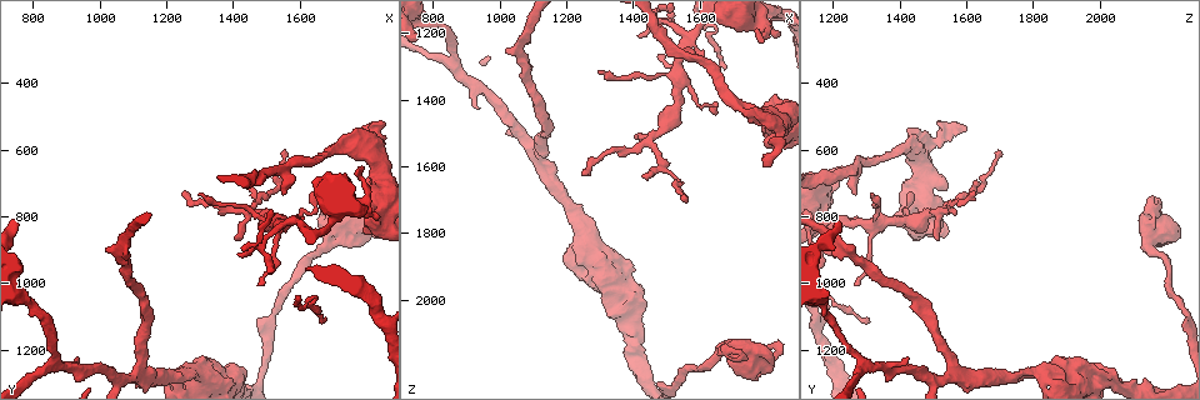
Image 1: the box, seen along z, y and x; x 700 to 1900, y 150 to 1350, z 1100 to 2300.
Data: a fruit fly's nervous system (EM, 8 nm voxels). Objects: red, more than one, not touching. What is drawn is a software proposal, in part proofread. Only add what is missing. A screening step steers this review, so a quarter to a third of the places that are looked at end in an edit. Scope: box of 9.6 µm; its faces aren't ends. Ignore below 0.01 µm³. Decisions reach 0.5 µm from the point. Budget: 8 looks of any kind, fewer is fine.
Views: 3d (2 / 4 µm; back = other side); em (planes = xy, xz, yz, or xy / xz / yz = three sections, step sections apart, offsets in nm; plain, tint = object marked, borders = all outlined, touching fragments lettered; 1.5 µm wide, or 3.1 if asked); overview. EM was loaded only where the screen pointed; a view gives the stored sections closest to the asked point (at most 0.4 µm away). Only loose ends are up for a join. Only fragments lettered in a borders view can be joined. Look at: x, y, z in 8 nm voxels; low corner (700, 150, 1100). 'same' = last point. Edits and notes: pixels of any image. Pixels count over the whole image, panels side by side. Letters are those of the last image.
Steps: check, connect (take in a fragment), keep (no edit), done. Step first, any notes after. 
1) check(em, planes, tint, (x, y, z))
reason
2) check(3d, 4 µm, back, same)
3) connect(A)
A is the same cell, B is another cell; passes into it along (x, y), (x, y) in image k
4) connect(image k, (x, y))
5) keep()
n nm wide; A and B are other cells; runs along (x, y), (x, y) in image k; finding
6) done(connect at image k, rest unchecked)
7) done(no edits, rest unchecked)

check(em, xy, step 4, borders, (1650, 730, 1440))
tapers out

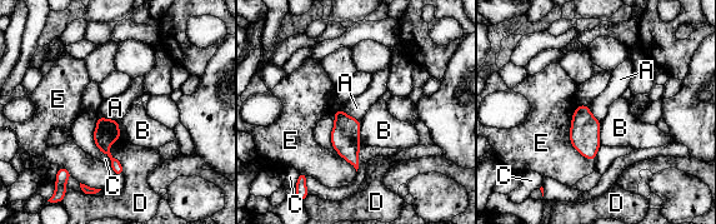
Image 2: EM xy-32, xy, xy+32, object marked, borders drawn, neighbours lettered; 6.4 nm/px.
check(em, planes, borders, same)
cut it another way

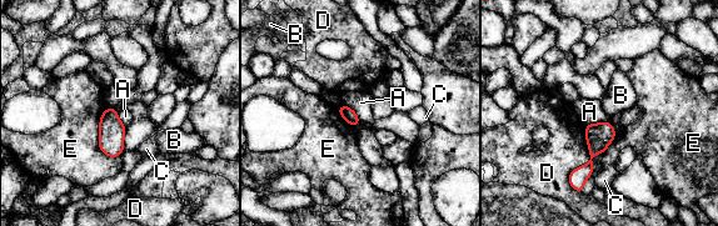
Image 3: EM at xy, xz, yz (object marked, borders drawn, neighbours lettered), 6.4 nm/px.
keep()
D touches over 420 nm; A, B, C, D and E are other cells; no lettered fragment goes on from it

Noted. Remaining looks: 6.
check(3d, 4 µm, (1810, 550, 1490))
an open end

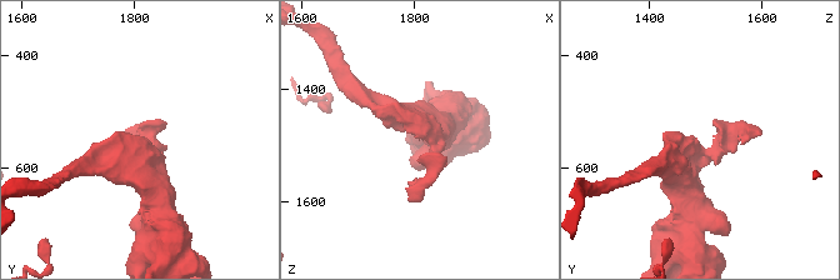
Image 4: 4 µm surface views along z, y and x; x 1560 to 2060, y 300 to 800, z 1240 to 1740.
check(em, planes, tint, (1805, 550, 1490))

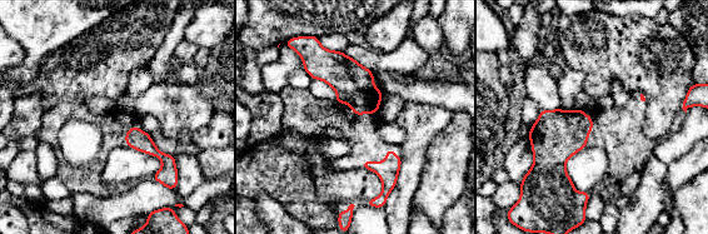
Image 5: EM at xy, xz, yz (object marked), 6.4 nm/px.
check(em, planes, borders, same)

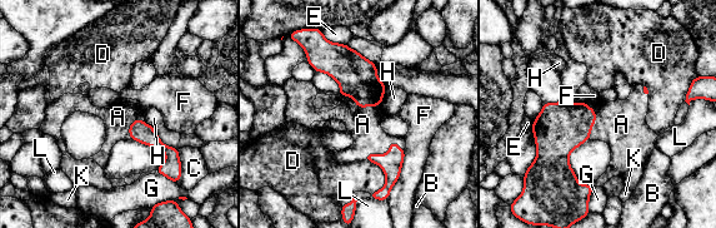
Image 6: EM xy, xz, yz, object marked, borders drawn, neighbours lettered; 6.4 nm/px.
connect(A)
A is the same cell, B, C, D, E, F, G, H, K and L are other cells; the cell continues

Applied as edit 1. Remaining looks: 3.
check(3d, 2 µm, (1540, 610, 1700))
free end

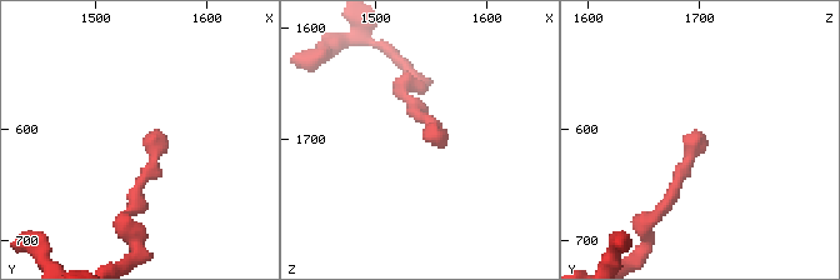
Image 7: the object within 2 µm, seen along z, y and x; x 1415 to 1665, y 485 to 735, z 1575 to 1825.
check(em, xz, step 8, borders, (1542, 608, 1698))

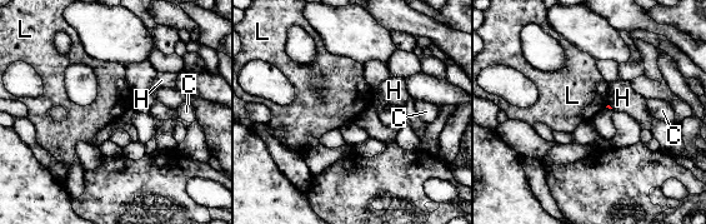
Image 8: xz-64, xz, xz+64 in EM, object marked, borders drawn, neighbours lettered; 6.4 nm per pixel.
check(em, planes, borders, same)

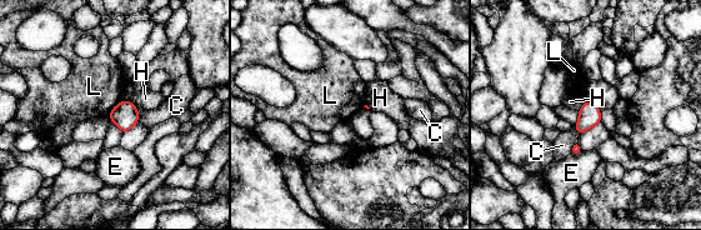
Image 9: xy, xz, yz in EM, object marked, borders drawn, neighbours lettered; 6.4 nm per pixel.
keep()
C, E, H and L are other cells; border along (120, 100), (108, 114) in image 9; no lettered fragment goes on from it

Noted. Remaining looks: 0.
done(connect at image 6, rest unchecked)

